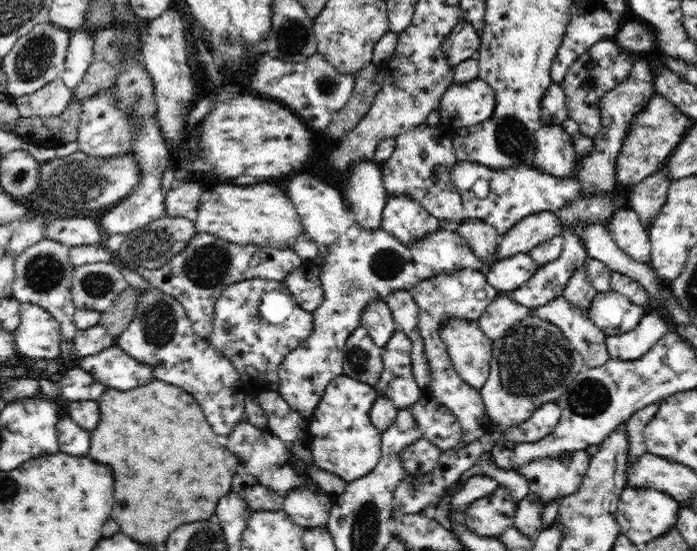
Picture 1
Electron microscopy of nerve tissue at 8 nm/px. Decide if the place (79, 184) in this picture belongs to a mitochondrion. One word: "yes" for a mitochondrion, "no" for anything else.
yes

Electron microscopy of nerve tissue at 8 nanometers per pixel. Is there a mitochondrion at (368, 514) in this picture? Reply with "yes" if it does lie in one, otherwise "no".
yes

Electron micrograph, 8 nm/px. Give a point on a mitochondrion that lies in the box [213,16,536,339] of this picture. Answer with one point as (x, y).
(388, 264)

